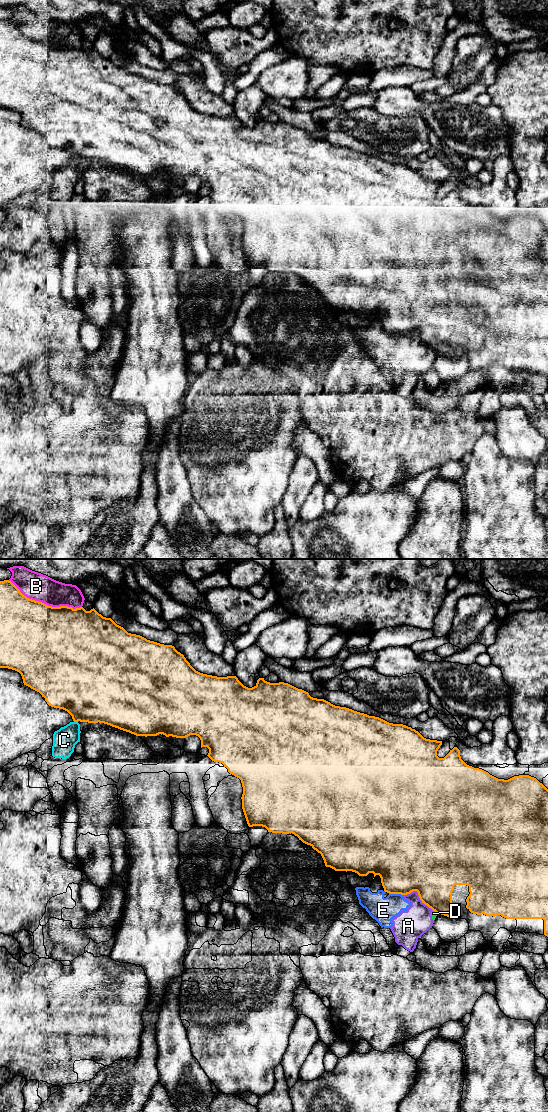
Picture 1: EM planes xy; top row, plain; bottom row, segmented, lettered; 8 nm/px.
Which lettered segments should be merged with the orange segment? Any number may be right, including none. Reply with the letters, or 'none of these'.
none of these

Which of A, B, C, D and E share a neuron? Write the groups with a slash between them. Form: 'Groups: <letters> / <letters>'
Groups: A D E / B / C

